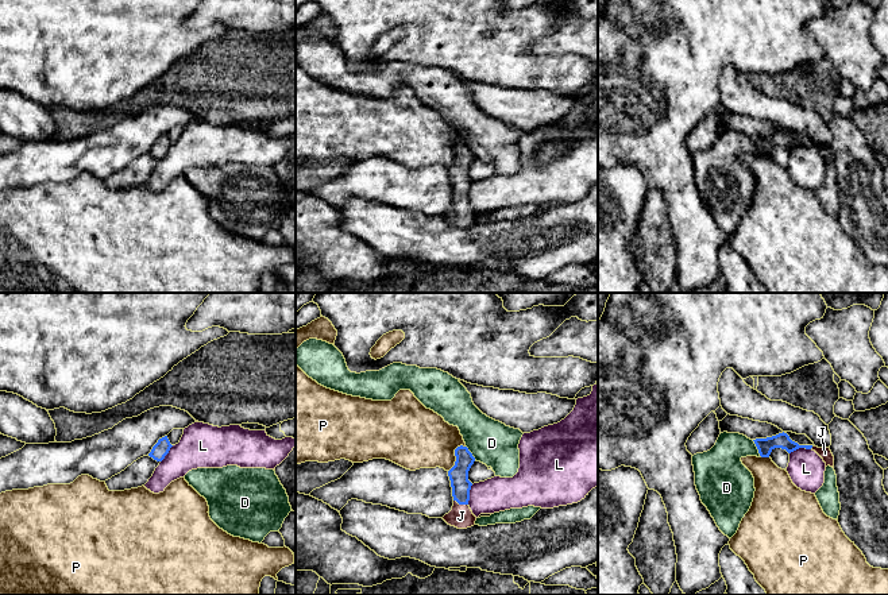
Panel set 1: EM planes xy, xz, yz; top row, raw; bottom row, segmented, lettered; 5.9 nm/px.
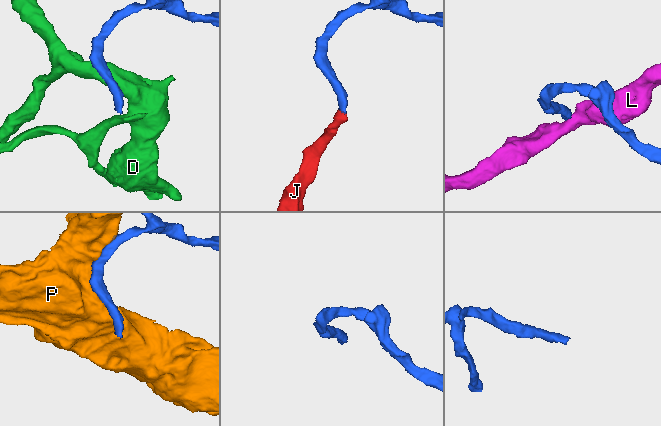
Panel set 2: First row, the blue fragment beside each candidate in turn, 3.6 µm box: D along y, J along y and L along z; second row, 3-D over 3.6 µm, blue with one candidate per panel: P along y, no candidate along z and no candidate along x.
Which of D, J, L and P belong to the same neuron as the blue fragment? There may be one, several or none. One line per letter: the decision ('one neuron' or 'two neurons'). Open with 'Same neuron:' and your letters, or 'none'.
Same neuron: J
D: two neurons
J: one neuron
L: two neurons
P: two neurons

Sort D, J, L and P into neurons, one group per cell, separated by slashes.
D / J / L / P

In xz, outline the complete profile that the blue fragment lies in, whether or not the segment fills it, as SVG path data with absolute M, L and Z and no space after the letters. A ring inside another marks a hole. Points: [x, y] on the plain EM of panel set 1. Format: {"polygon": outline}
{"polygon": "M467 144L455 147L456 159L448 169L452 185L453 204L443 217L457 227L467 227L475 223L476 215L472 212L468 198L472 181L468 178L468 169L475 159L475 155Z"}

